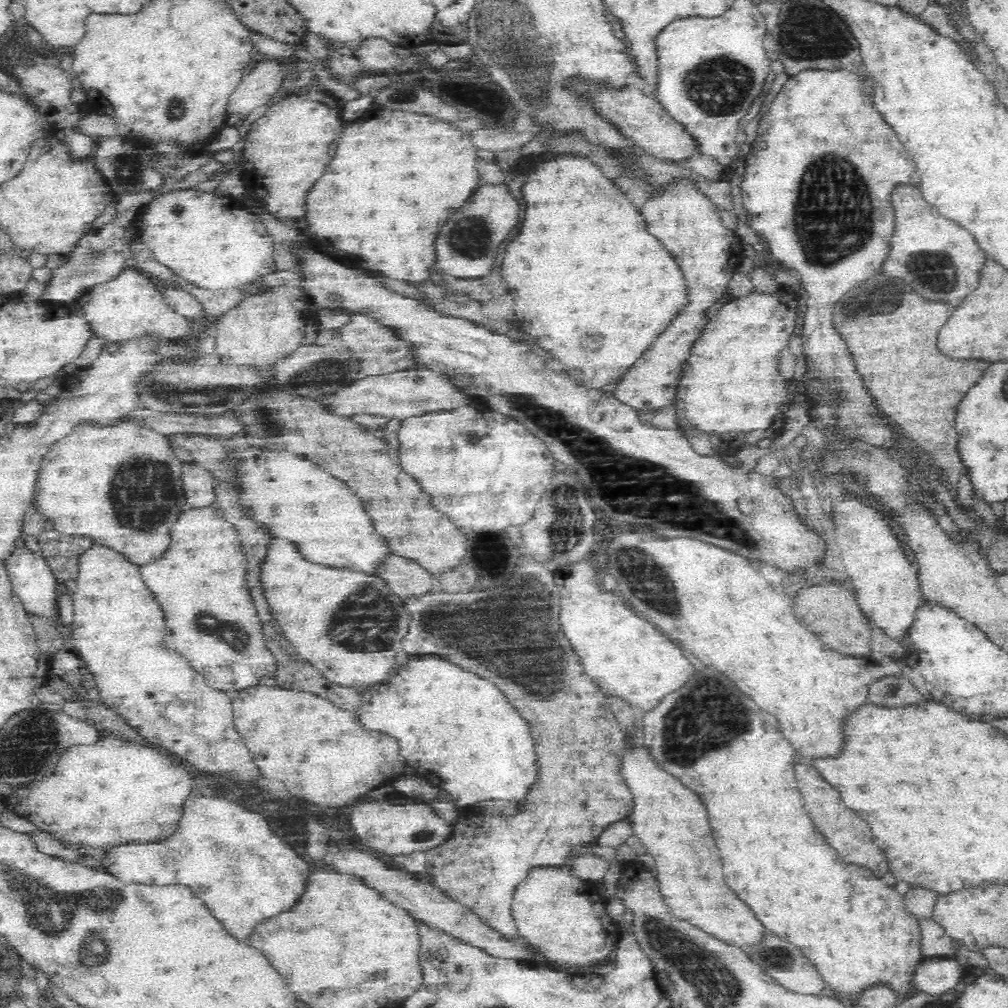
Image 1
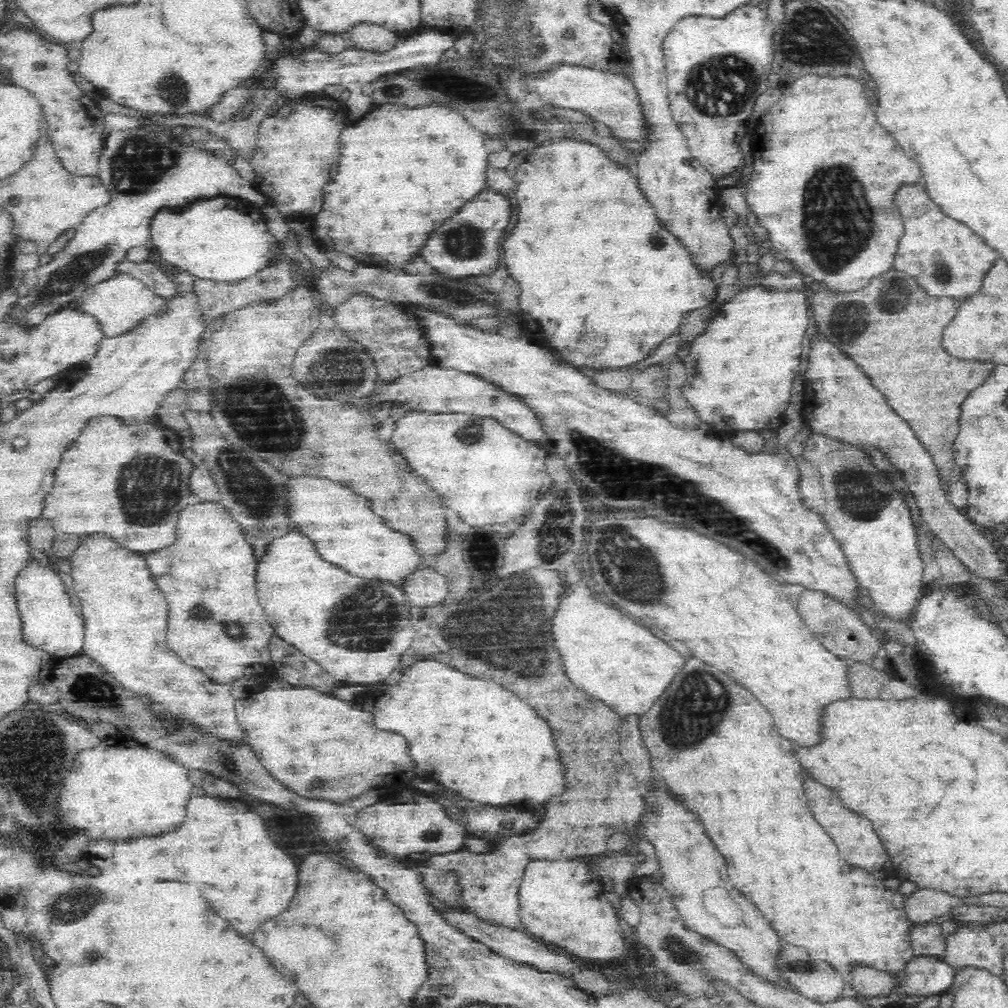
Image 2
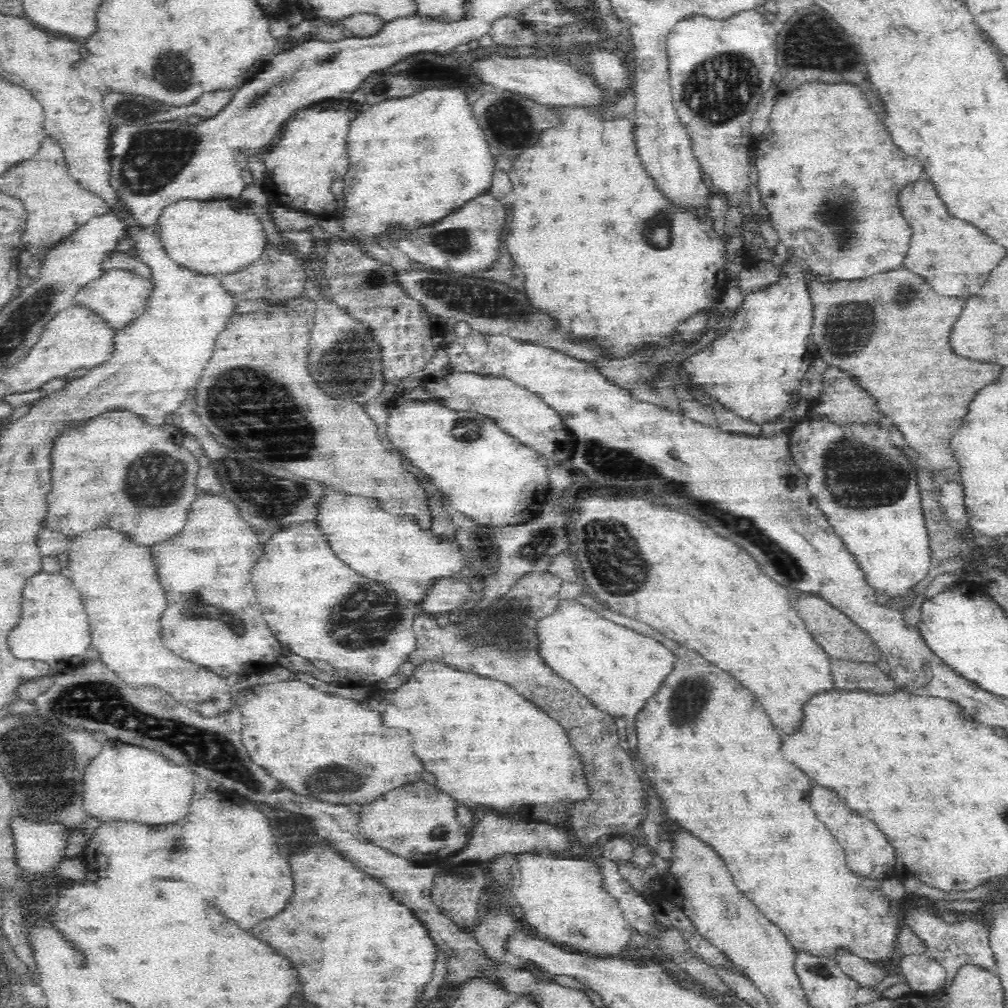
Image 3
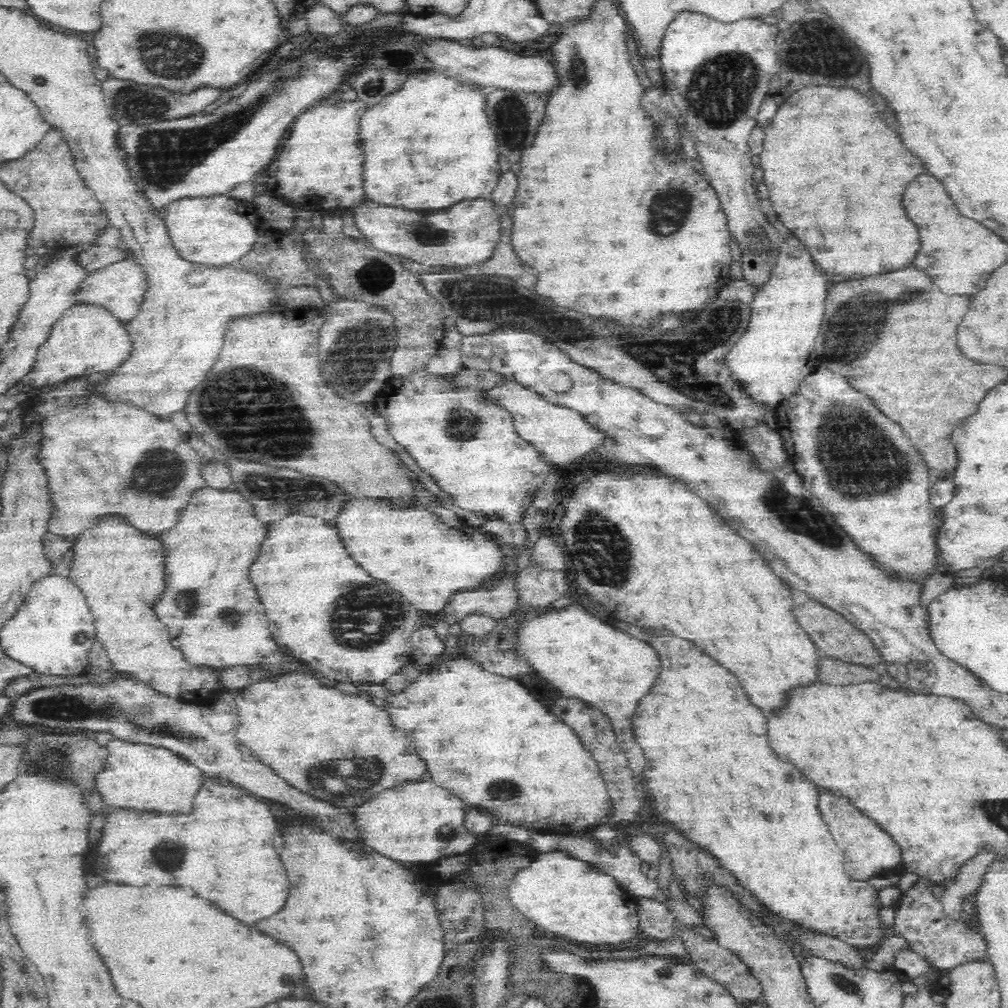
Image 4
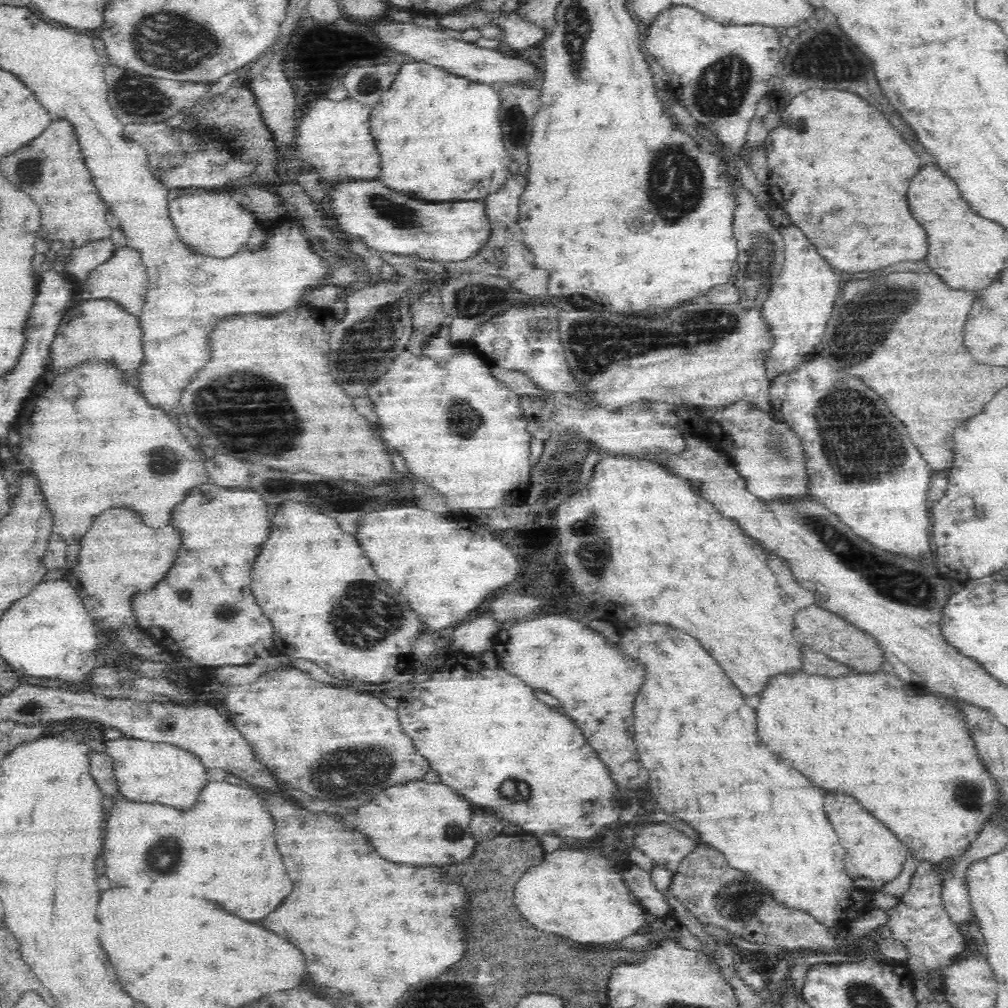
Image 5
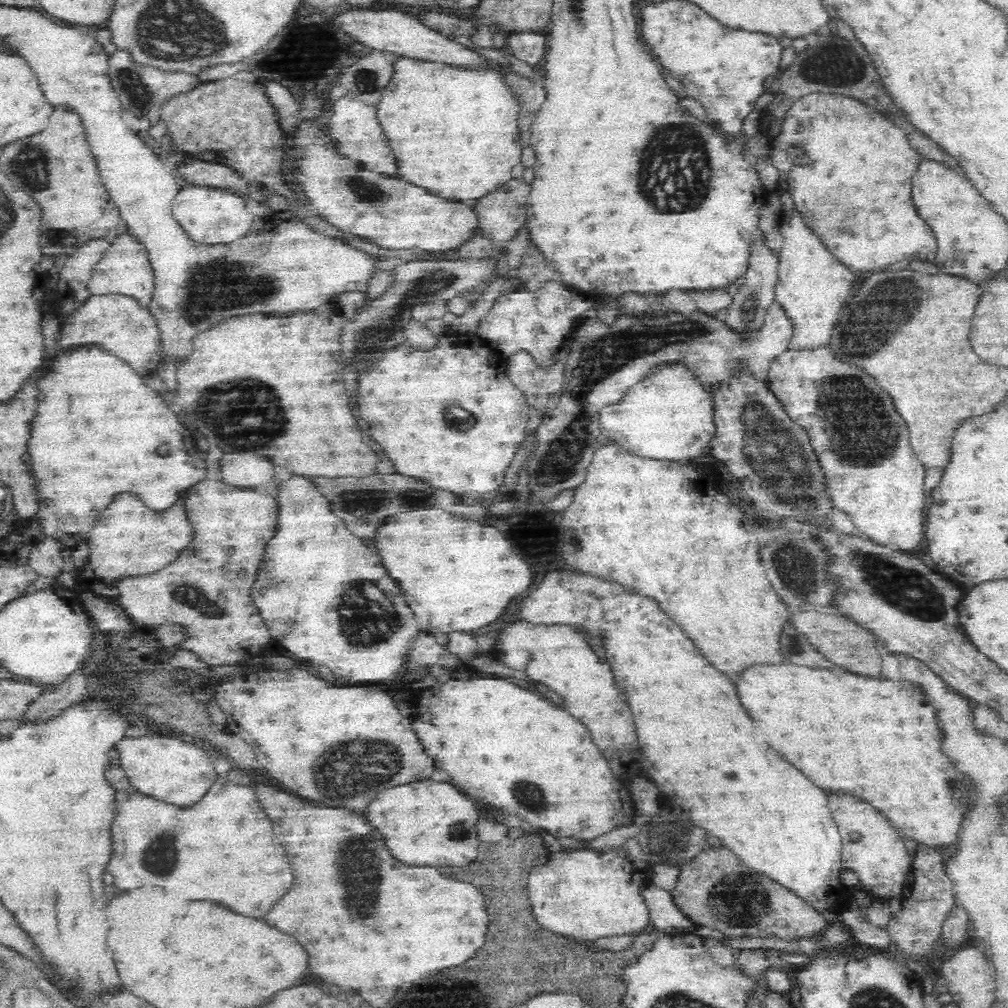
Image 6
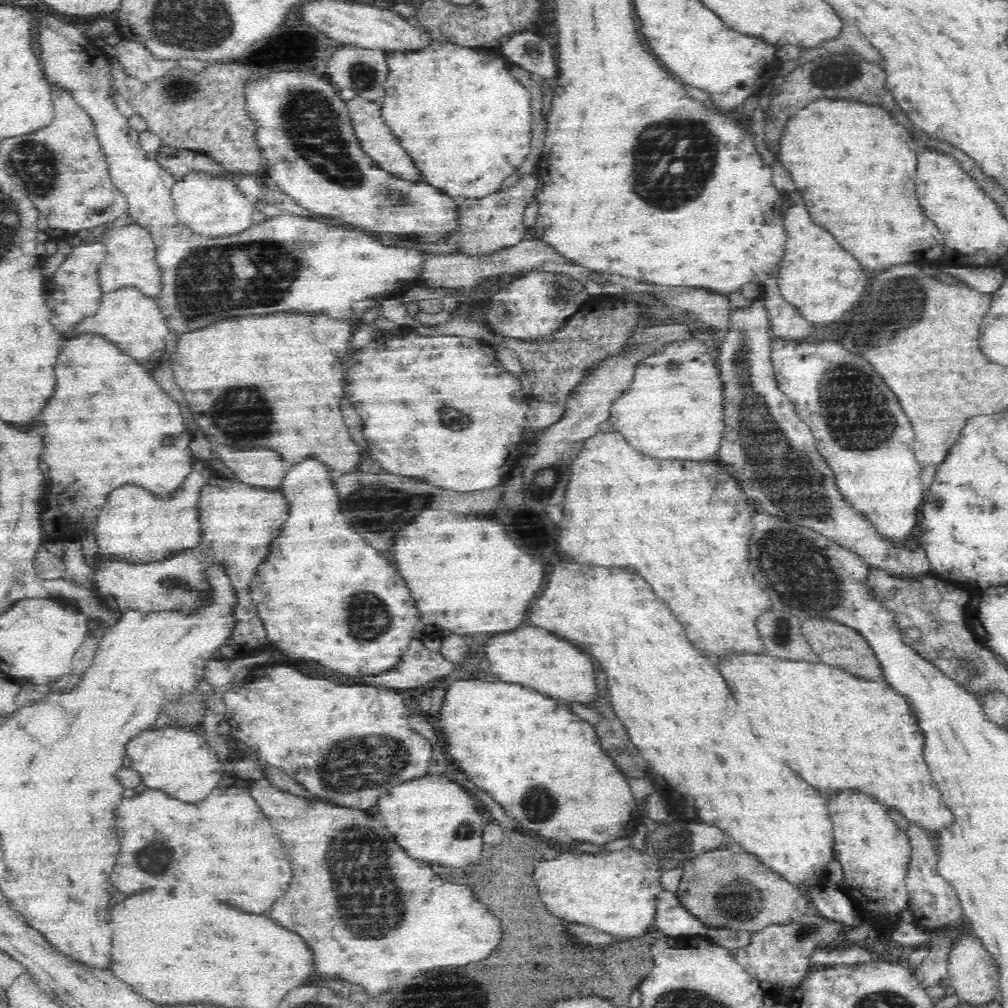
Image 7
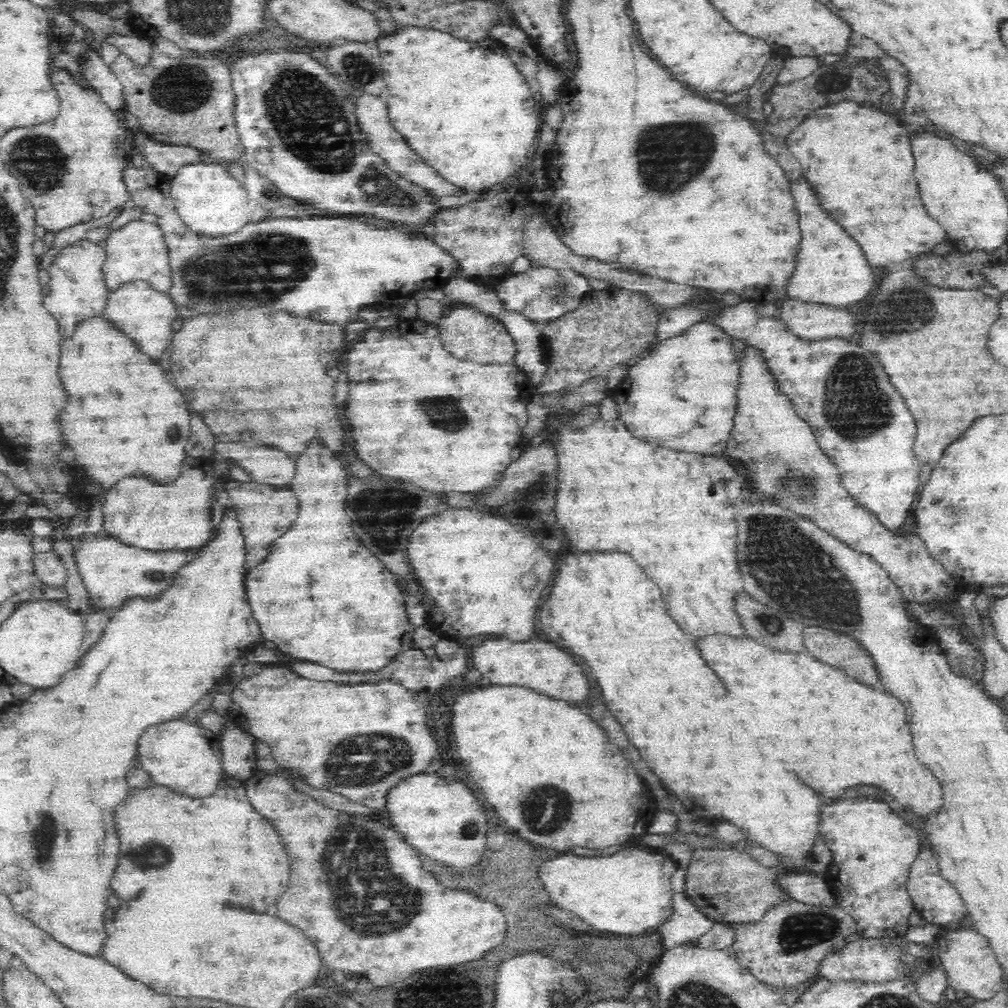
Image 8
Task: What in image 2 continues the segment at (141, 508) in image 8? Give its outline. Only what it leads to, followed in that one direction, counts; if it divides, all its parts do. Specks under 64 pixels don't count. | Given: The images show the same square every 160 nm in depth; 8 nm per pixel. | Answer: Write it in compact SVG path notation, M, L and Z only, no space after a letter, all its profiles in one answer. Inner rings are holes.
M87 535L84 540L82 540L82 544L76 548L74 554L71 556L70 561L72 562L72 570L70 572L70 576L72 577L74 581L74 590L78 592L78 596L80 596L80 608L82 608L82 620L84 622L84 640L83 640L83 646L82 648L82 654L86 654L86 656L90 656L92 660L96 660L98 664L100 664L100 668L104 668L106 672L109 672L118 682L122 685L122 688L125 688L127 691L134 692L136 695L140 695L143 700L145 700L146 704L148 704L147 710L150 710L151 714L153 714L154 719L156 718L162 718L164 722L170 723L170 722L176 722L176 724L190 724L190 726L194 726L195 730L197 730L200 734L208 734L208 736L212 736L212 738L220 738L220 740L225 740L226 743L228 743L230 746L238 747L238 746L244 746L246 744L246 736L244 736L244 732L242 732L242 728L238 726L238 722L236 722L236 712L234 712L234 696L232 696L232 693L230 693L231 688L230 684L216 684L211 678L208 678L208 676L204 676L200 670L196 670L196 668L190 668L188 664L184 664L182 660L158 660L158 656L160 654L166 654L166 656L170 656L172 652L168 650L168 646L164 644L166 642L166 620L168 620L168 608L166 608L166 600L164 600L164 596L162 596L162 592L156 588L156 584L152 582L152 578L150 578L150 572L148 572L148 568L146 568L146 560L140 556L140 554L134 554L134 552L128 552L128 550L124 550L124 548L118 548L118 544L114 544L110 538L106 540L106 538L90 538L90 536L105 536L105 535Z

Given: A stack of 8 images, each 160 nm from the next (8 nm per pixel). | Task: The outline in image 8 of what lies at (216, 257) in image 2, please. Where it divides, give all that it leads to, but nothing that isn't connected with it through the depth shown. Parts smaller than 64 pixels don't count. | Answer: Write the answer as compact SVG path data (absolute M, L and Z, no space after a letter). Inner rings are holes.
M211 161L183 166L169 179L169 196L184 224L199 235L217 237L238 232L250 223L245 186L226 170L226 164Z

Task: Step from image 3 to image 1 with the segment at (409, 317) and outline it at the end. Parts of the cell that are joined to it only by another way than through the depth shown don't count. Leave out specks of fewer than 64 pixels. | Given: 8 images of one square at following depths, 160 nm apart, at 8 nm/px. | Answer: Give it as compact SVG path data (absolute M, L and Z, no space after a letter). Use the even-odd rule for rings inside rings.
M356 315L350 316L350 318L352 320L344 328L340 328L338 333L340 340L348 348L349 353L358 360L360 369L358 369L357 375L360 379L367 376L390 374L414 367L410 345L407 342L396 339L396 336L391 333L389 328L380 326L369 316Z

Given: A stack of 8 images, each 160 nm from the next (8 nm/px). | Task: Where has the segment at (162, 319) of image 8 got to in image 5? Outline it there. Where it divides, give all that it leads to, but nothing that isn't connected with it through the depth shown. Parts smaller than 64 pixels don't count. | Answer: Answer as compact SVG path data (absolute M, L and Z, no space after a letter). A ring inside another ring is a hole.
M108 299L77 301L66 311L58 325L50 346L48 374L66 374L94 359L112 364L118 370L134 370L142 362L142 350L138 316L126 314L123 308Z

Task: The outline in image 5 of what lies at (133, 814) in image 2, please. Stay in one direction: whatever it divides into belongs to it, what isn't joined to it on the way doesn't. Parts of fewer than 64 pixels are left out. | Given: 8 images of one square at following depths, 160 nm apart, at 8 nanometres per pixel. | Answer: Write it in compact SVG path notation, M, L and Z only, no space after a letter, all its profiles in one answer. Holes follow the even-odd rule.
M120 737L105 740L106 754L113 759L113 777L118 794L130 802L156 802L178 810L190 808L208 784L207 768L191 752L168 743L151 743Z

